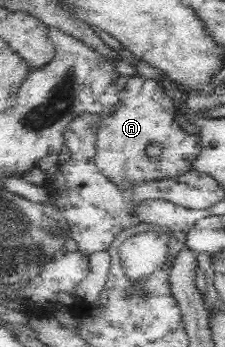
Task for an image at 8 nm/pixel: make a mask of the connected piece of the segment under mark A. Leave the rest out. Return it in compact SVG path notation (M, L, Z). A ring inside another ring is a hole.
M131 76L122 91L115 109L102 117L95 133L95 162L98 170L121 189L143 182L176 178L192 170L202 149L201 137L187 133L175 122L176 104L163 90L158 80ZM150 142L162 146L158 163L150 163L145 154Z

